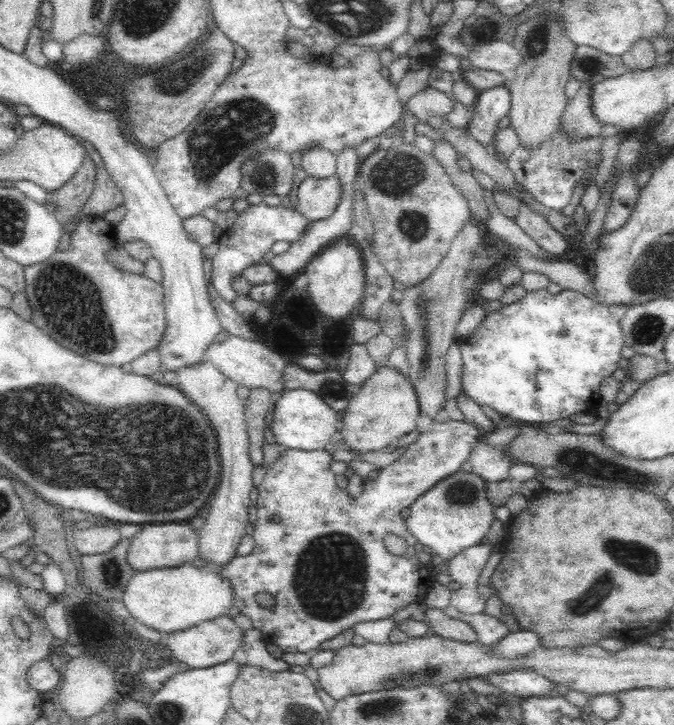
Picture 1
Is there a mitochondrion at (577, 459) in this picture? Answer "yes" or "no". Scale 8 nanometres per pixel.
yes

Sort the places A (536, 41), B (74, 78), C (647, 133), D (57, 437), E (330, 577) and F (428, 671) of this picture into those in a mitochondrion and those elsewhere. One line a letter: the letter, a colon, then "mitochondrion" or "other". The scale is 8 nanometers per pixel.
A: mitochondrion
B: other
C: other
D: mitochondrion
E: mitochondrion
F: mitochondrion

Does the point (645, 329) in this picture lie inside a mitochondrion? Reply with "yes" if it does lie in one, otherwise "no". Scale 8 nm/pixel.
yes

